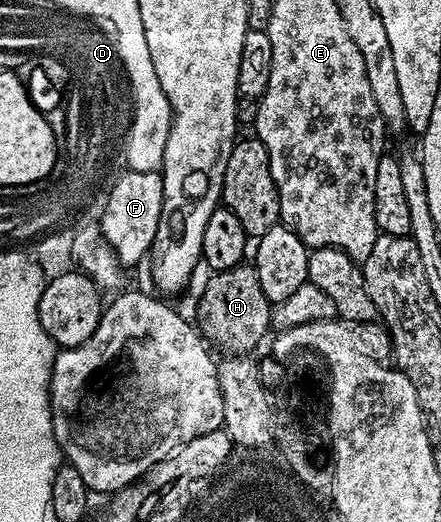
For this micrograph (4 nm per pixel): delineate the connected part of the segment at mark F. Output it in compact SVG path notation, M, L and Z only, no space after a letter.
M159 170L132 171L123 175L114 185L98 226L124 268L135 268L149 258L163 208L164 176Z

